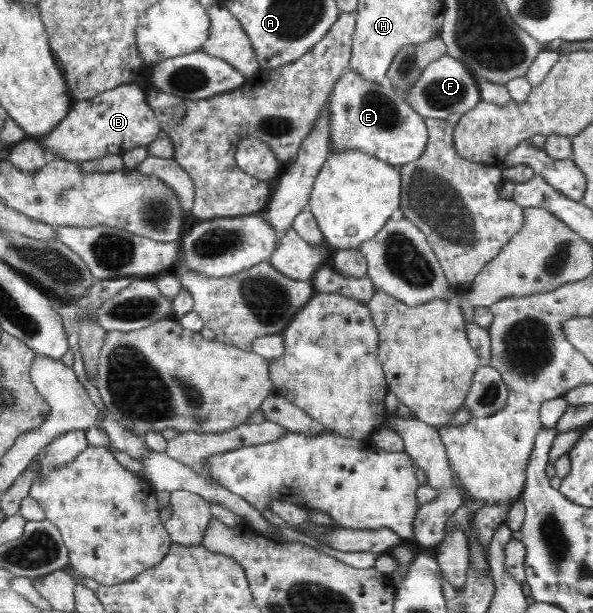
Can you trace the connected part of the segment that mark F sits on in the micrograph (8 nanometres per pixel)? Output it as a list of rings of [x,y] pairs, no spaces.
[[[445,55],[425,66],[419,80],[402,94],[411,108],[423,118],[446,119],[449,114],[463,114],[475,108],[482,101],[479,87],[475,84],[469,69],[456,58]]]

